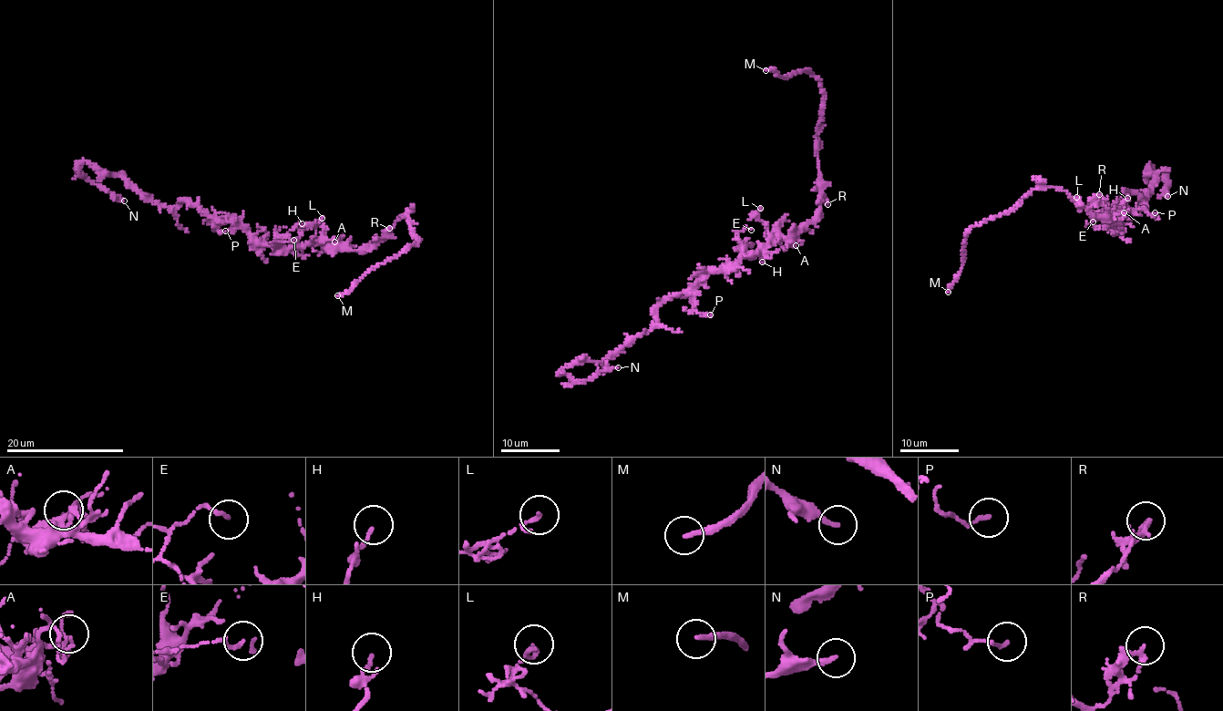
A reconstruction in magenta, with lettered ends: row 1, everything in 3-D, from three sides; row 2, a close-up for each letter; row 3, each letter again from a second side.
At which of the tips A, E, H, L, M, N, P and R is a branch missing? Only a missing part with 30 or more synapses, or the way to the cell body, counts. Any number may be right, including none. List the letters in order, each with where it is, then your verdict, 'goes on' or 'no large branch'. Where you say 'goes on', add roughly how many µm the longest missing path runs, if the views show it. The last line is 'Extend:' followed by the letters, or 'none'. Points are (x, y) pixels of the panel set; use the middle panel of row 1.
A: (796, 245) | no large branch
E: (751, 230) | no large branch
H: (762, 262) | no large branch
L: (760, 208) | no large branch
M: (765, 70) | goes on | 10 µm
N: (618, 367) | no large branch
P: (710, 314) | no large branch
R: (827, 204) | no large branch
Extend: M

